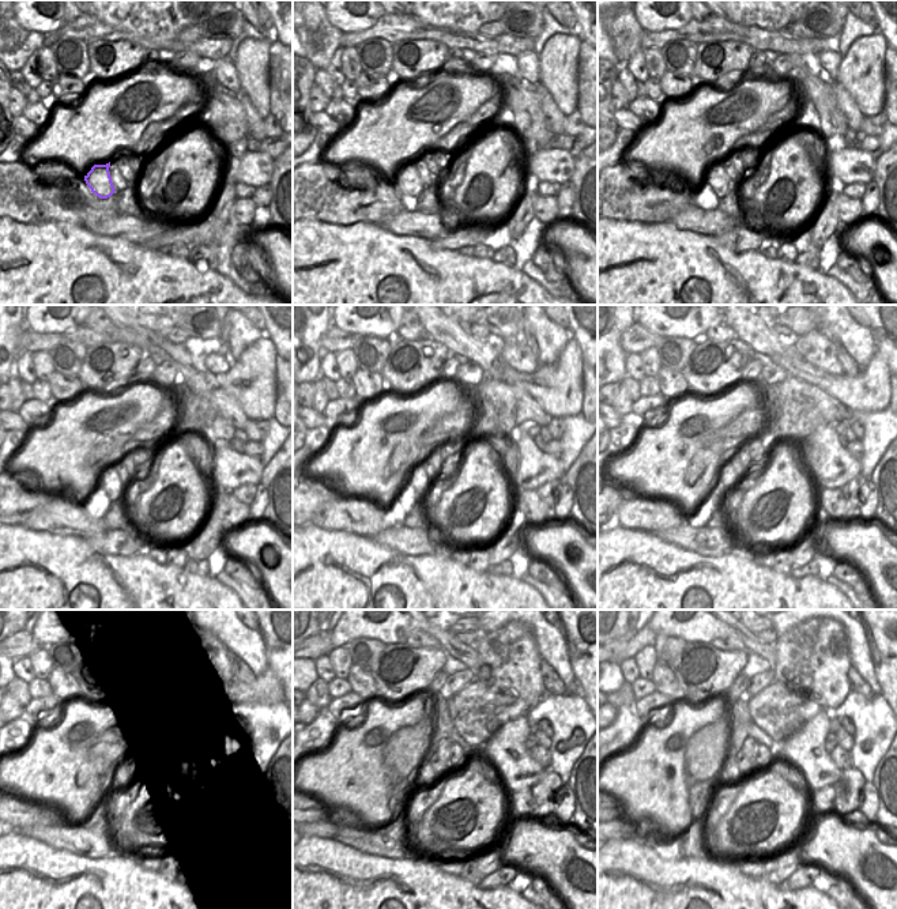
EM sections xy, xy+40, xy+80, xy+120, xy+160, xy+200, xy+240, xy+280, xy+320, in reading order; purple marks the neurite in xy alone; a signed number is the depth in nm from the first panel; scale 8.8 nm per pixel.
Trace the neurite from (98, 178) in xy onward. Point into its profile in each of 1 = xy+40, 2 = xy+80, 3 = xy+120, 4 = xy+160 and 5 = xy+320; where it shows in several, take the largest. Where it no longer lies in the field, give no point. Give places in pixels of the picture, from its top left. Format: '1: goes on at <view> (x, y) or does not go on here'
1: goes on at xy+40 (409, 183)
2: goes on at xy+80 (716, 177)
3: goes on at xy+120 (109, 481)
4: goes on at xy+160 (419, 481)
5: goes on at xy+320 (728, 773)

